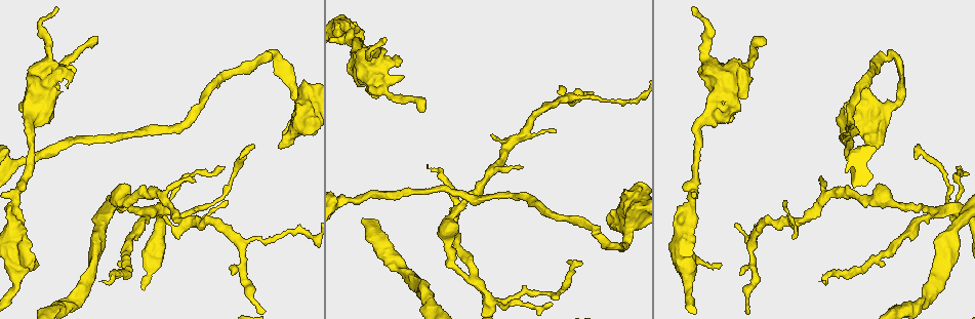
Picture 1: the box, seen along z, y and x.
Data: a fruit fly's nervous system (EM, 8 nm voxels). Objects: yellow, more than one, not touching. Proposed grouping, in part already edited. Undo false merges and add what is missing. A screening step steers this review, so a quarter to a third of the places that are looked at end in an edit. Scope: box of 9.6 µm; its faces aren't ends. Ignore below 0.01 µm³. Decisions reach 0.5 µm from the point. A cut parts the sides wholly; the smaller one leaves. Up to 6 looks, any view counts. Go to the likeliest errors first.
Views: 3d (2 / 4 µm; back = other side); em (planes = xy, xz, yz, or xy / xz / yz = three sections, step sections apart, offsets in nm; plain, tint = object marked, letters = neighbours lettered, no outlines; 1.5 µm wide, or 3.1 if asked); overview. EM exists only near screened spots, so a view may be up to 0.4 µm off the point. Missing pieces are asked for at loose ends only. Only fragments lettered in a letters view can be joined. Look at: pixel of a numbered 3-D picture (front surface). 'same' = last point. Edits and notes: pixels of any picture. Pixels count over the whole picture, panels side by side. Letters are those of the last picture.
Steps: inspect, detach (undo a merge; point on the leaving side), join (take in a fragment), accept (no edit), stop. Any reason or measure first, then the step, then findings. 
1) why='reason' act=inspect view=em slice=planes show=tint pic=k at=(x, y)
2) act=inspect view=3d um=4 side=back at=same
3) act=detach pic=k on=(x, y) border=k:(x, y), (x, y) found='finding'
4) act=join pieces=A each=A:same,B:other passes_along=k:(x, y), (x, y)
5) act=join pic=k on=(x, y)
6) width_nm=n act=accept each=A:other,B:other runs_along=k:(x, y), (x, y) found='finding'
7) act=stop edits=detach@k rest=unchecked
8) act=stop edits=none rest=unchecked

why='branch stops here' act=inspect view=em slice=xz step=4 show=letters pic=1 at=(580, 262)

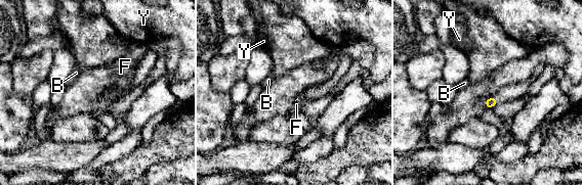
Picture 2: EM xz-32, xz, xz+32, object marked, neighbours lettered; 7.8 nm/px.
why='cut it another way' act=inspect view=em slice=planes show=letters at=same

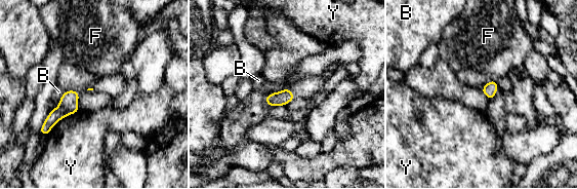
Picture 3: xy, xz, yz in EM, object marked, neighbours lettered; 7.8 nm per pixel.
act=accept each=B:other,F:other,Y:other border=3:(492, 79), (495, 81) found='no lettered fragment goes on from it'

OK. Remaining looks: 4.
why='tapers out' act=inspect view=em slice=planes show=plain pic=1 at=(721, 266)

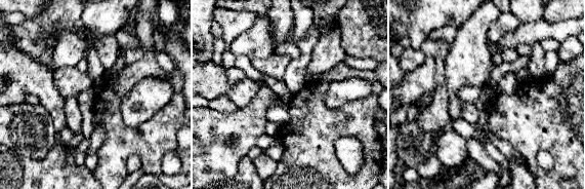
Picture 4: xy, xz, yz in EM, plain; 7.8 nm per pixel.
act=inspect view=em slice=planes show=tint at=same

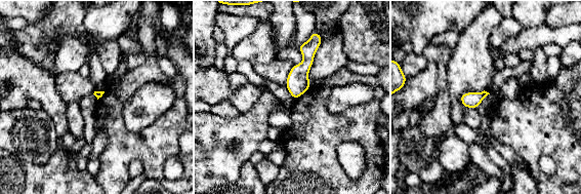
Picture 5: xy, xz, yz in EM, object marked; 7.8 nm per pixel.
act=inspect view=em slice=planes show=letters at=same

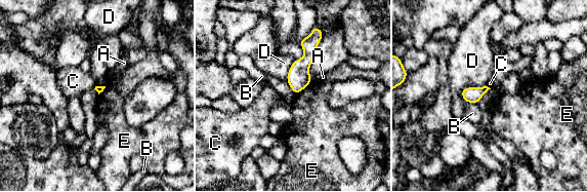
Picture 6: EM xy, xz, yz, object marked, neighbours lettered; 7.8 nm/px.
act=accept each=A:other,B:other,C:other,D:other,E:other runs_along=6:(315, 36), (296, 90) found='none of them fits'

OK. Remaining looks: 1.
act=stop edits=none rest=unchecked

